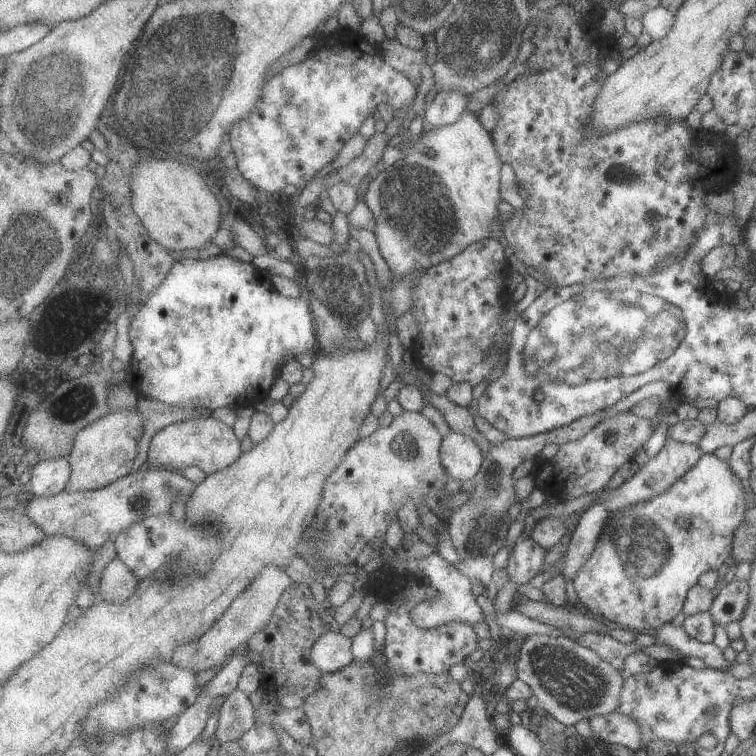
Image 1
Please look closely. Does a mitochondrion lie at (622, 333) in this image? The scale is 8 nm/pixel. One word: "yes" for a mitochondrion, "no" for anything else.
yes

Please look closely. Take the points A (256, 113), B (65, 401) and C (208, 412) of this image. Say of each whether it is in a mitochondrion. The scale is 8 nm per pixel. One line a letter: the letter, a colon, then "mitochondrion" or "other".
A: other
B: other
C: other

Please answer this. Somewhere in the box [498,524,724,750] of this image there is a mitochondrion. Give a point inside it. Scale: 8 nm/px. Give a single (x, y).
(574, 682)

